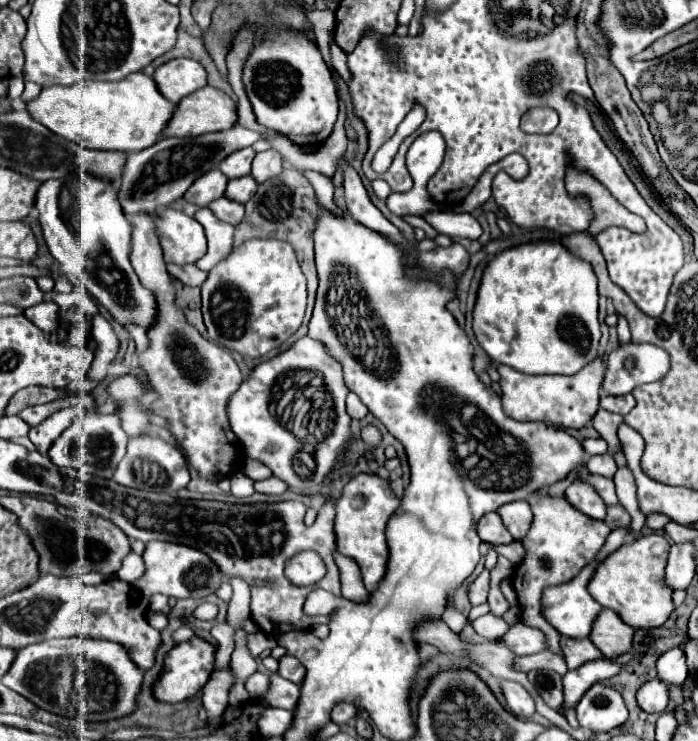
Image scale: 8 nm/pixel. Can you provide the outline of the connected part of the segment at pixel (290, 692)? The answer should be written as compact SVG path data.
M278 673L270 675L270 687L268 691L258 697L260 701L264 701L270 707L284 707L284 709L294 709L296 701L300 697L300 687L284 677L280 677Z

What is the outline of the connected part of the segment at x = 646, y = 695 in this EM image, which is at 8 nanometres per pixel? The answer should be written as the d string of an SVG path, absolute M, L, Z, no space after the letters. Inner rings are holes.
M658 679L648 681L638 689L636 699L646 713L662 713L668 705L668 687Z

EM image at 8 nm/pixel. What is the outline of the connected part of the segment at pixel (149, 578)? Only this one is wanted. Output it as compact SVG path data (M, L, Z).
M150 541L144 549L144 575L132 583L144 597L150 597L154 593L162 593L166 597L192 597L192 599L202 599L218 589L222 583L222 575L216 569L216 565L198 549L184 547L184 545L170 545L166 541Z

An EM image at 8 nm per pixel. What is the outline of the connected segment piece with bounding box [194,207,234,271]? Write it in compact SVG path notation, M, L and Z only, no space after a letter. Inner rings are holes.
M208 207L200 209L194 217L196 217L198 223L204 225L206 239L208 239L208 253L196 265L202 271L210 271L214 265L224 261L224 257L228 257L228 253L232 251L232 247L234 247L234 227L220 221L218 217L214 217L214 213Z

